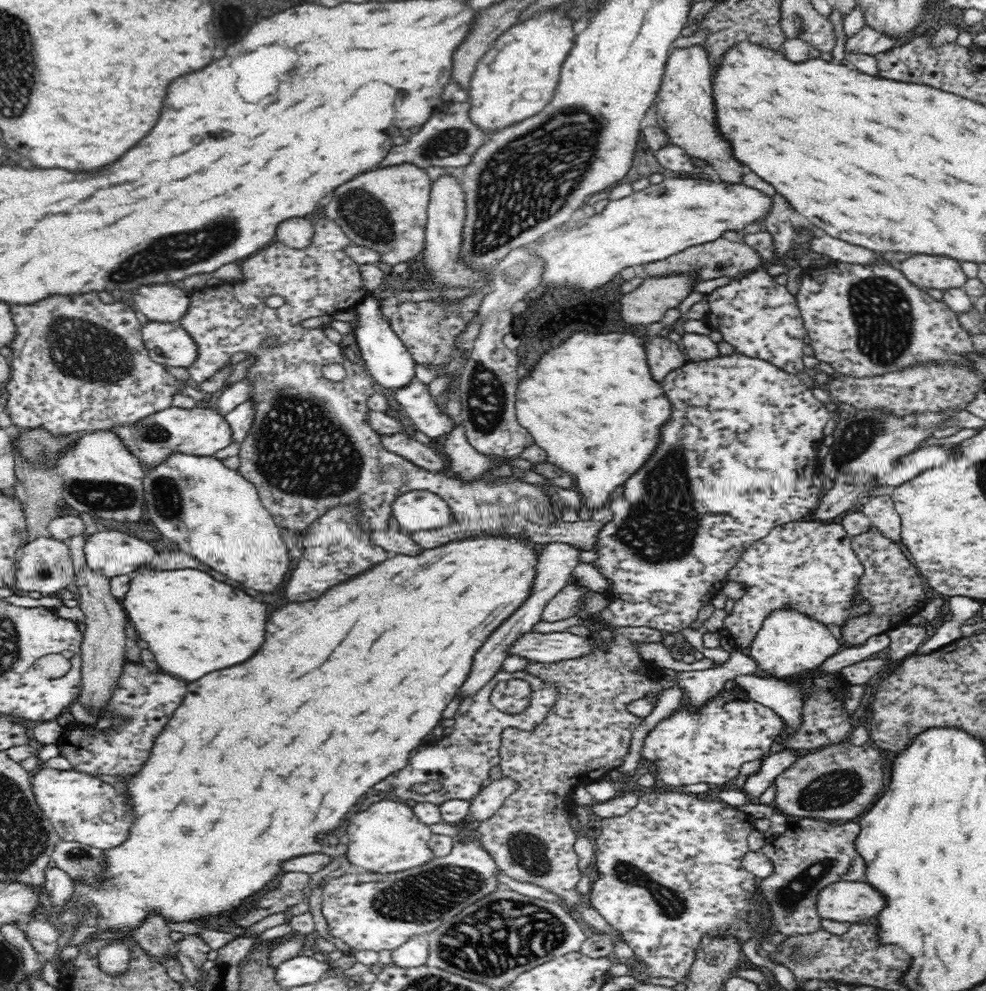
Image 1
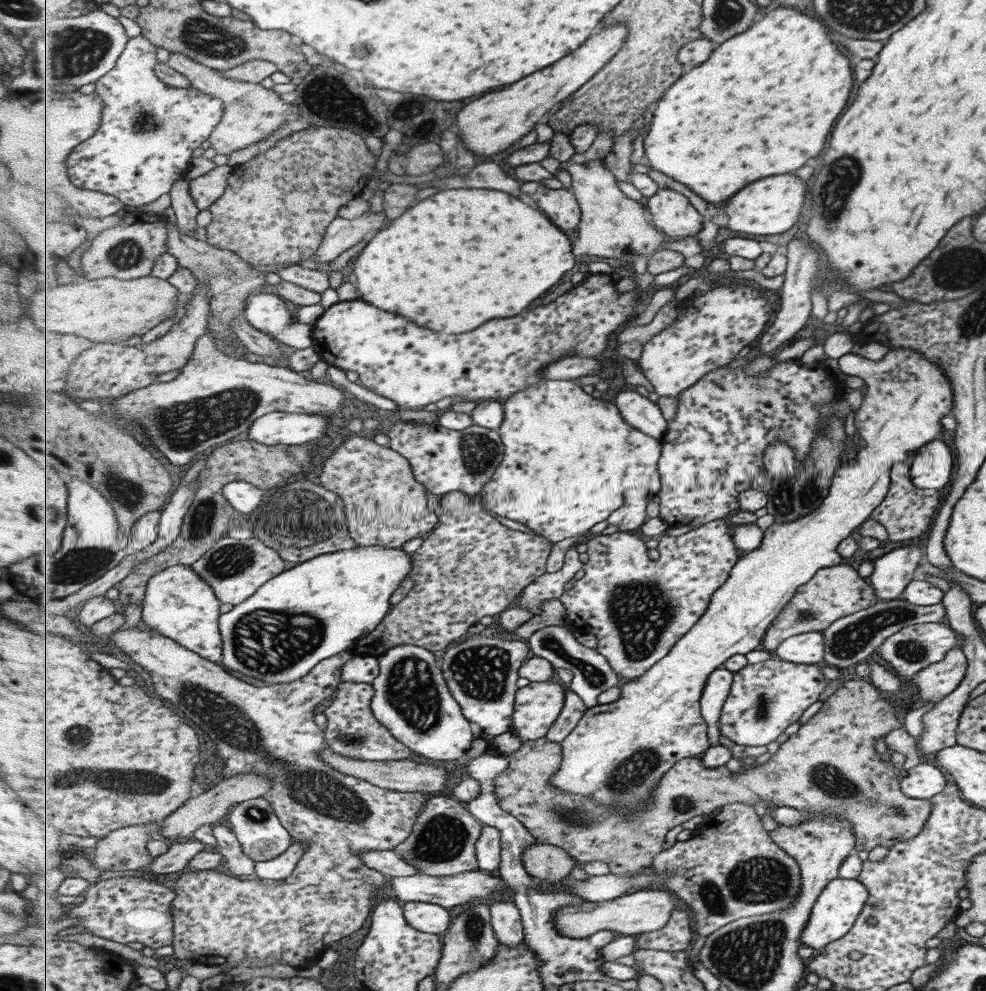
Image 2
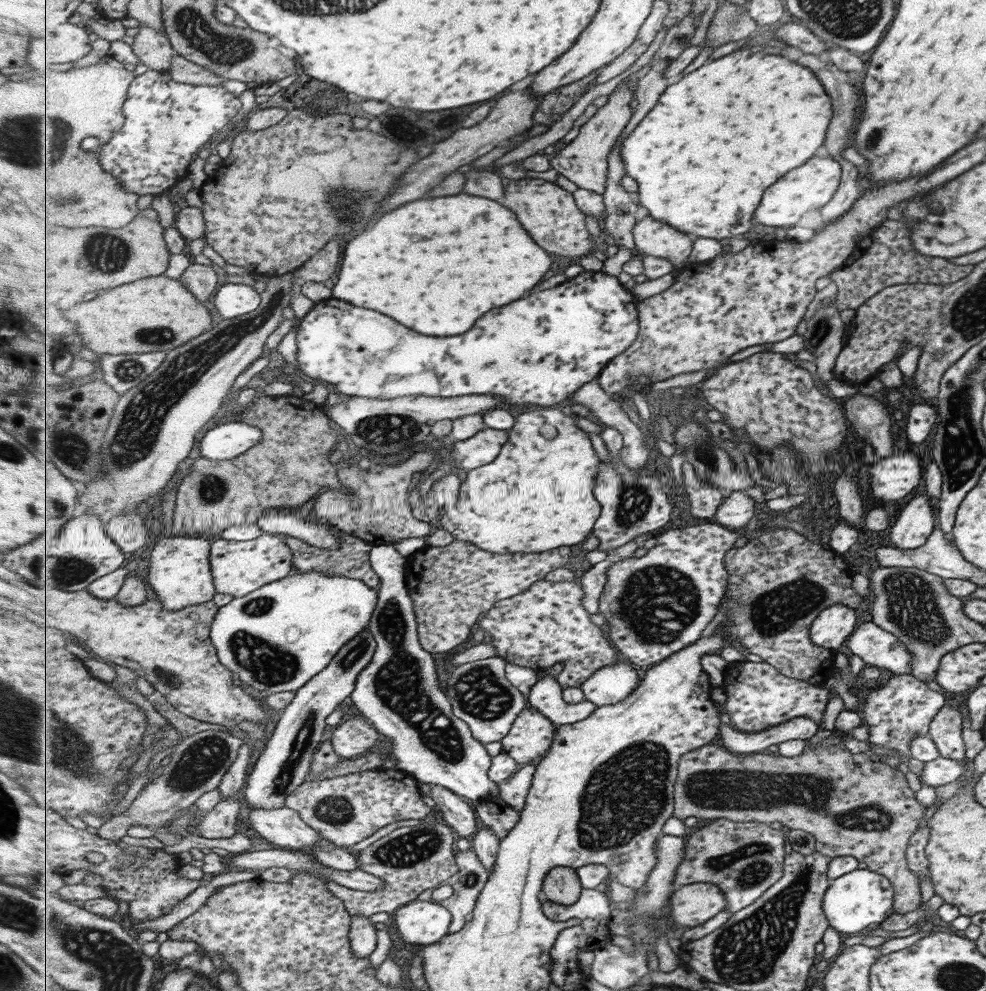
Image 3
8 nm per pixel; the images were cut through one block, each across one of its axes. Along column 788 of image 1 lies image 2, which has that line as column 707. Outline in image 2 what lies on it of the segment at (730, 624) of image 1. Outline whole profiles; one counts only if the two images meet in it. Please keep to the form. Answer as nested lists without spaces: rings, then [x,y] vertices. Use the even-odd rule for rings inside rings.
[[[721,519],[707,523],[706,525],[701,525],[681,536],[660,536],[658,538],[660,543],[657,547],[659,559],[657,560],[651,560],[651,558],[649,558],[649,548],[647,548],[647,544],[645,544],[641,538],[637,538],[637,536],[633,536],[633,534],[628,534],[628,532],[617,530],[616,533],[609,536],[595,536],[587,543],[589,559],[585,563],[585,571],[573,581],[572,585],[570,585],[560,598],[566,610],[565,624],[567,626],[571,624],[575,631],[582,632],[583,634],[594,634],[598,641],[598,651],[603,654],[603,656],[607,657],[607,660],[609,660],[613,670],[617,672],[617,674],[620,674],[629,681],[635,681],[639,677],[643,677],[652,666],[657,665],[663,657],[666,657],[677,642],[698,624],[701,617],[707,612],[707,609],[710,608],[715,591],[726,584],[732,569],[738,564],[738,560],[740,559],[739,552],[737,552],[738,546],[733,542],[734,535],[731,534],[731,528],[725,524],[725,521],[726,519]]]

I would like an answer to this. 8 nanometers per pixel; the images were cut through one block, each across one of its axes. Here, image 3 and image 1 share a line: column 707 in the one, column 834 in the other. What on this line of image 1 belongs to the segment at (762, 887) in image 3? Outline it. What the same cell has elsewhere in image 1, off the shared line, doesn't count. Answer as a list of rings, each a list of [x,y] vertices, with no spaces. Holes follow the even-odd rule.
[[[787,815],[787,830],[774,836],[761,851],[774,863],[774,874],[759,881],[759,892],[770,915],[770,925],[777,937],[789,937],[820,932],[821,920],[816,913],[816,896],[822,888],[840,881],[864,882],[865,865],[862,857],[854,849],[854,840],[860,832],[860,825],[847,821],[842,825],[832,825],[822,819],[803,819]]]

